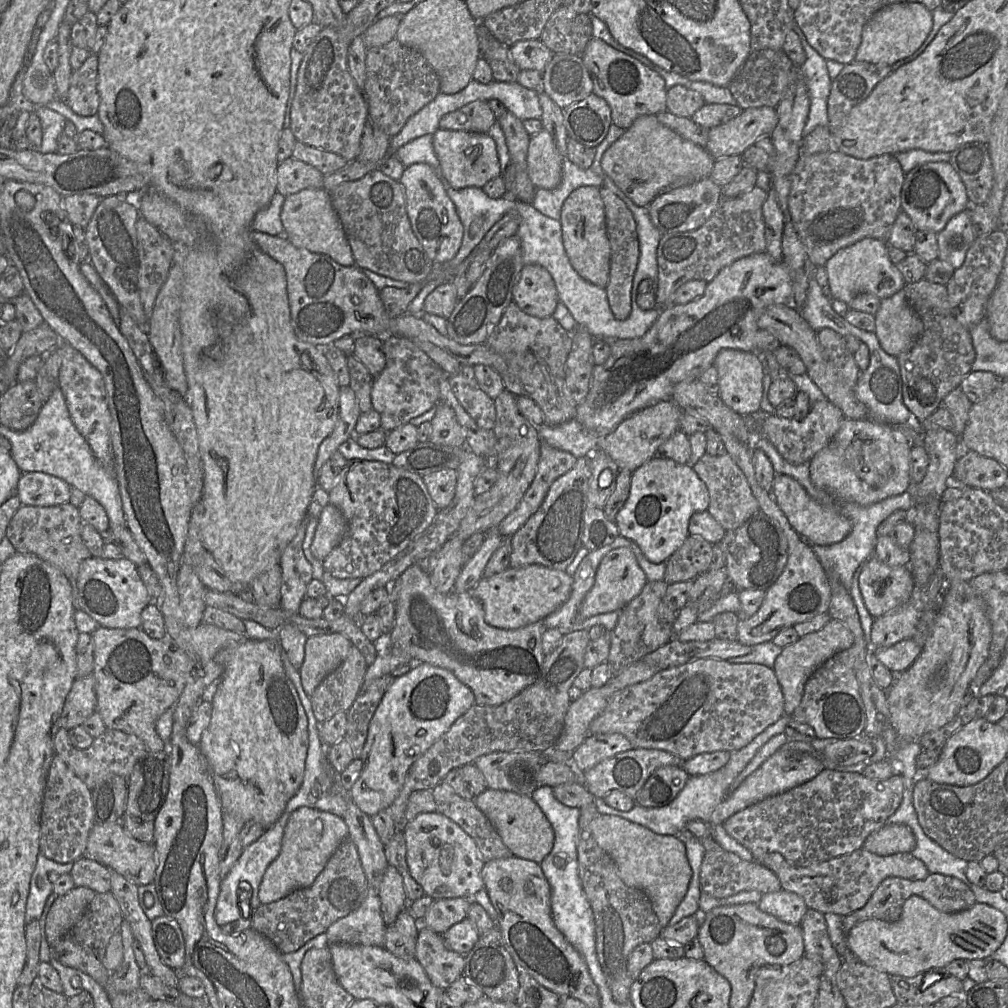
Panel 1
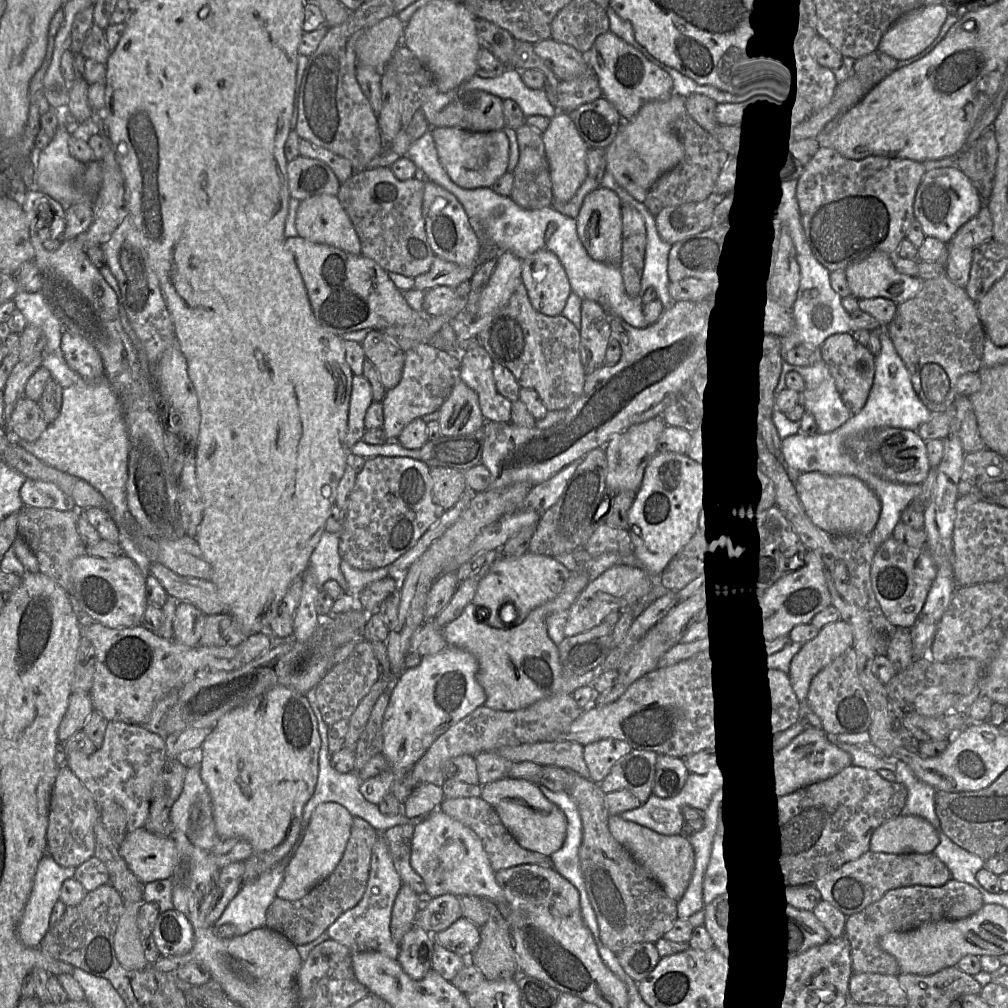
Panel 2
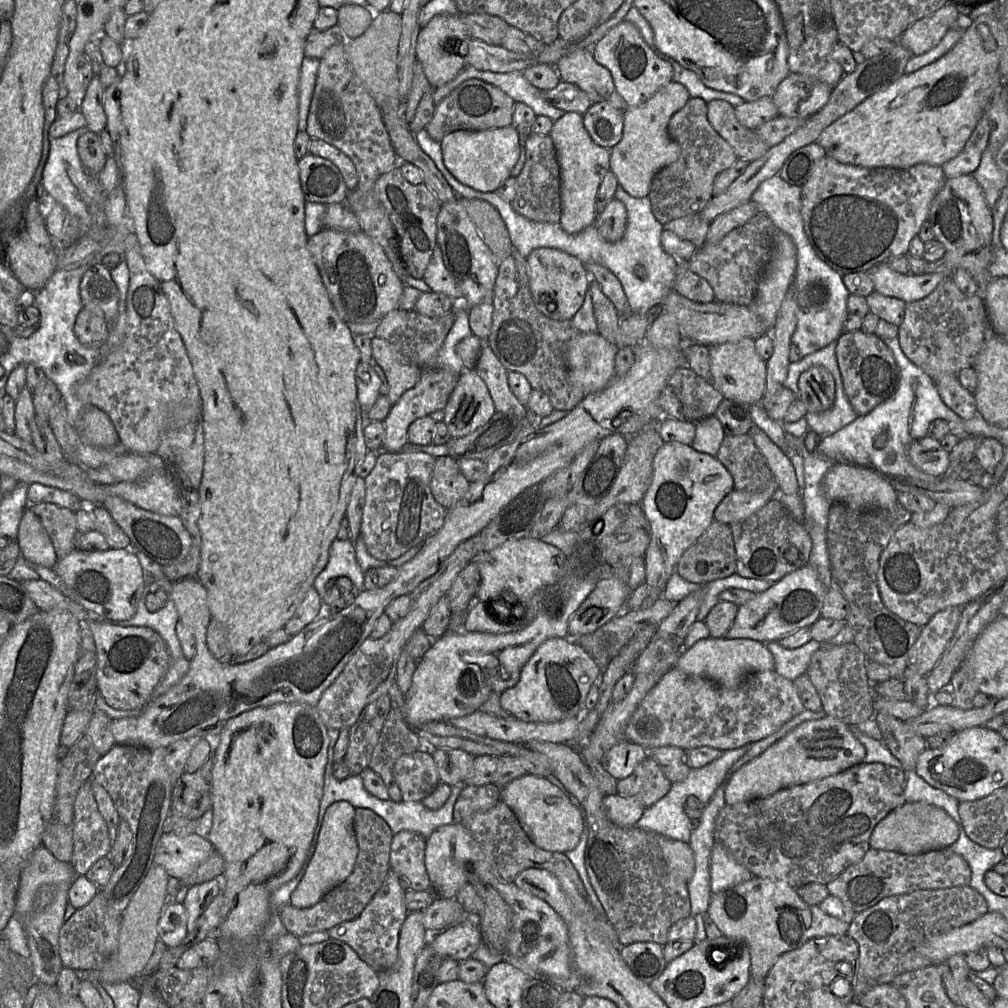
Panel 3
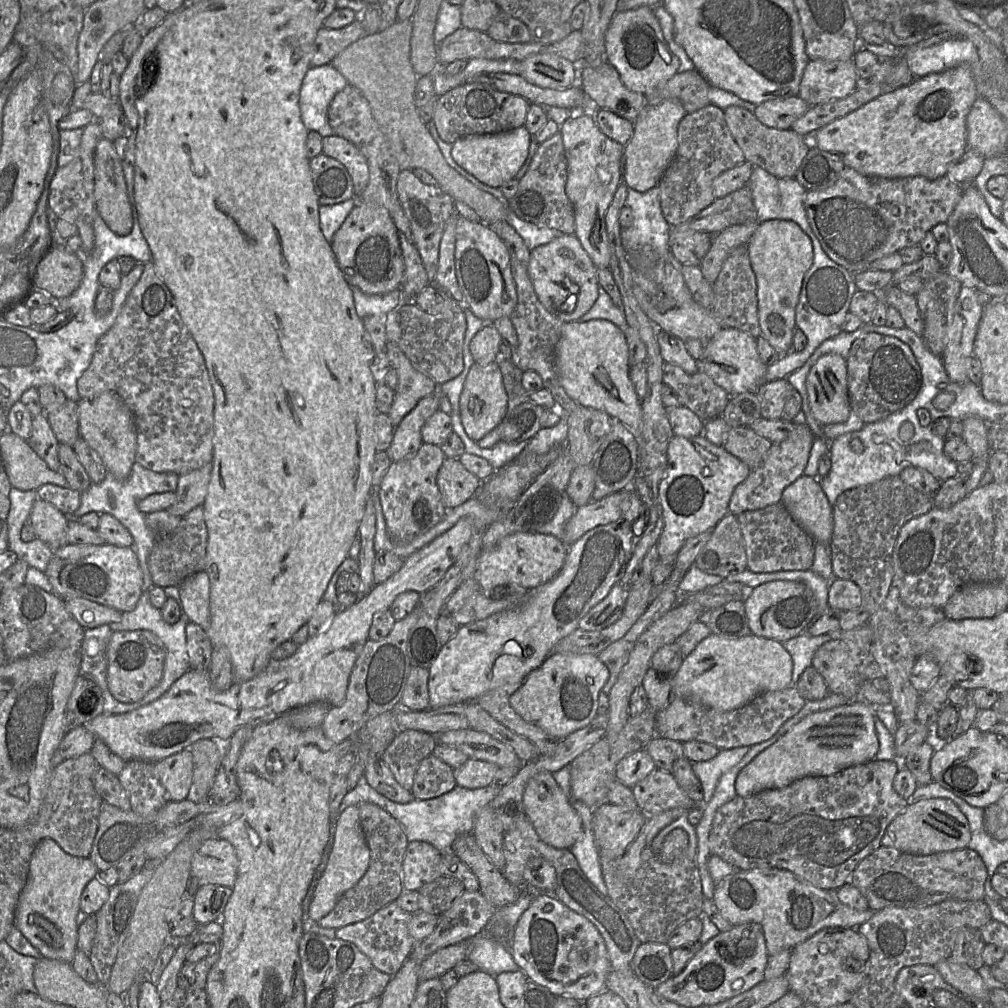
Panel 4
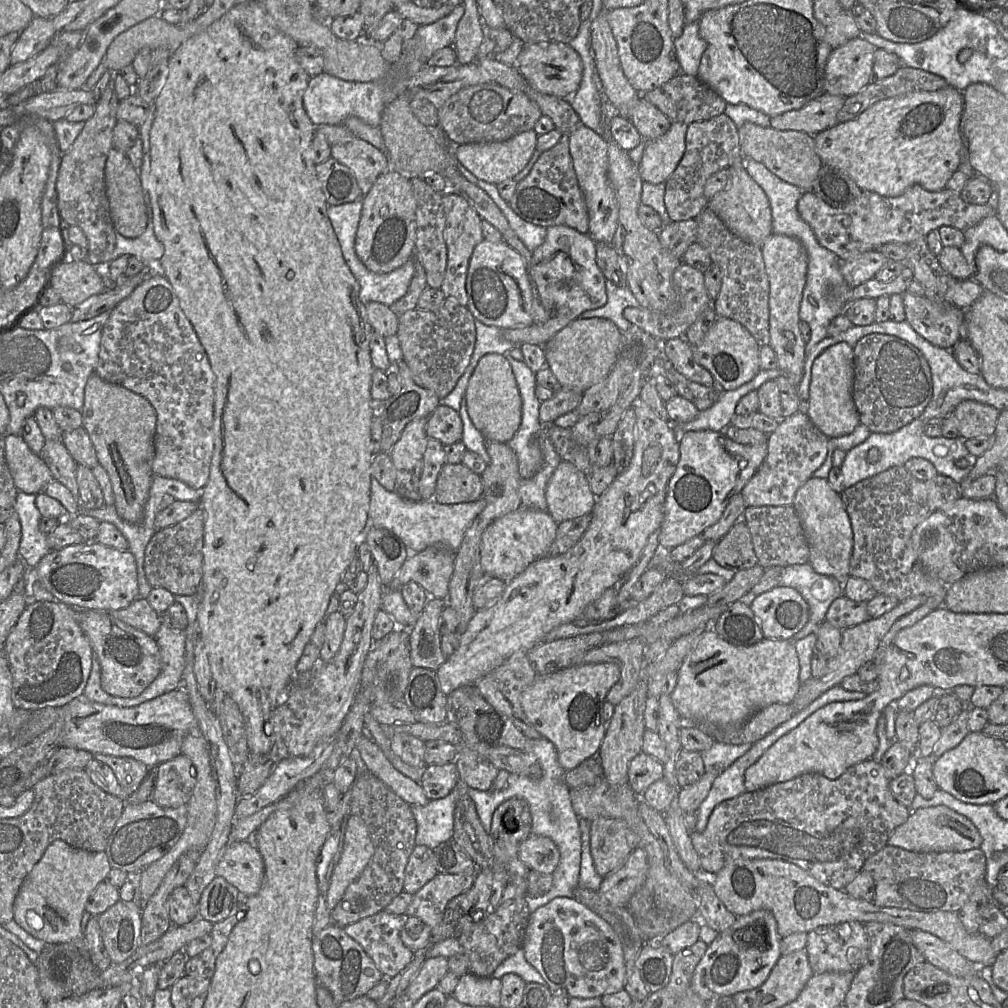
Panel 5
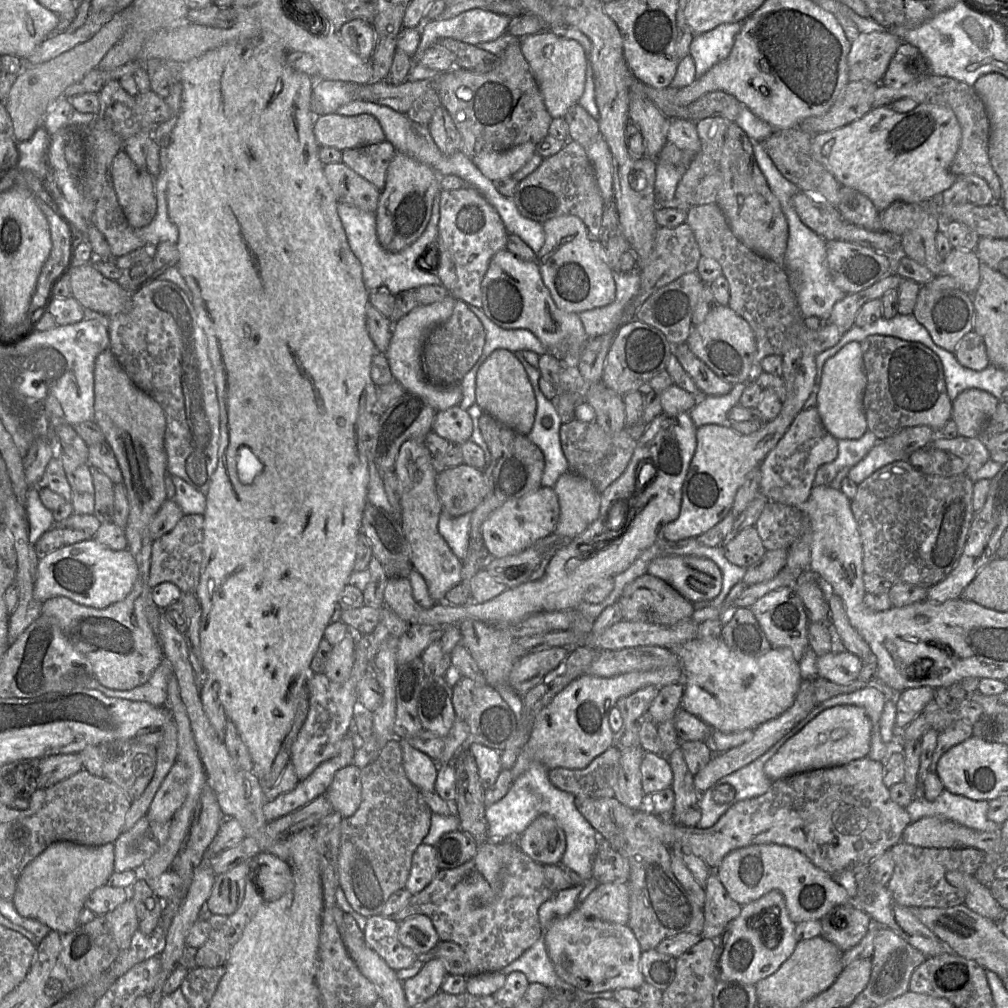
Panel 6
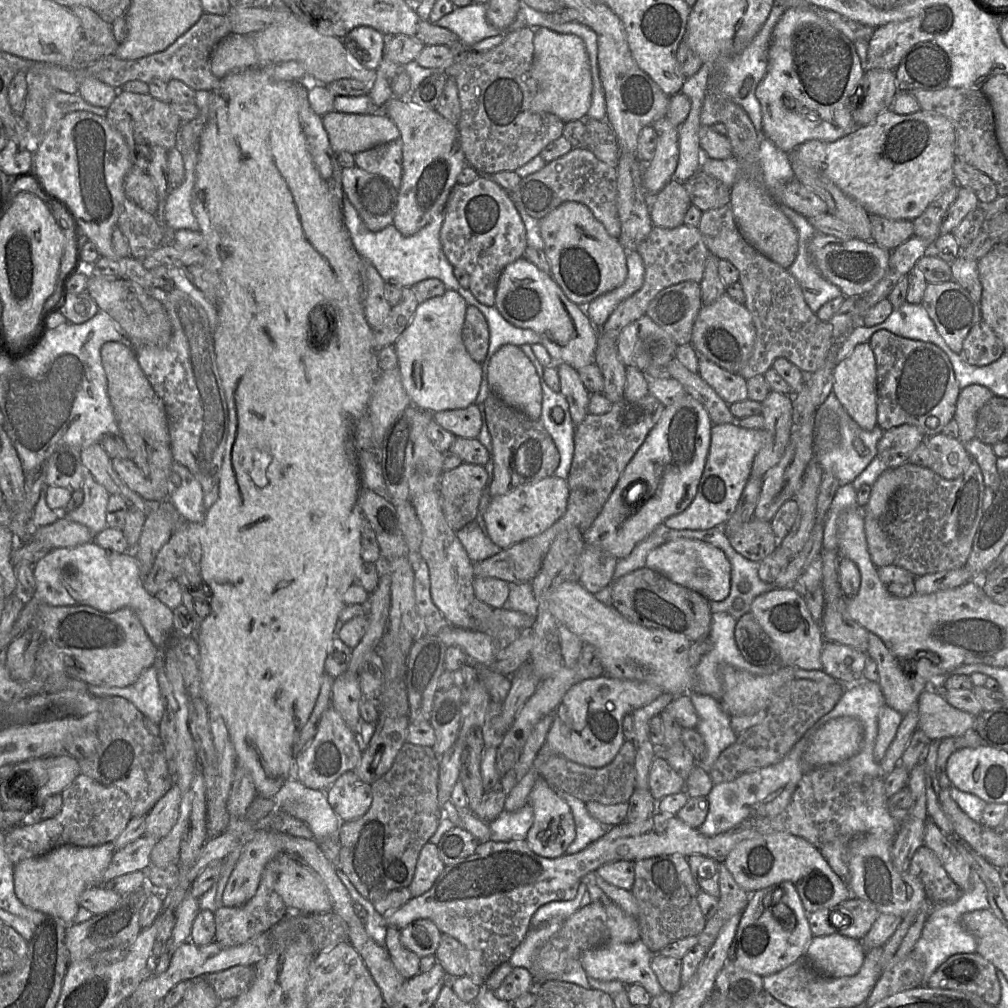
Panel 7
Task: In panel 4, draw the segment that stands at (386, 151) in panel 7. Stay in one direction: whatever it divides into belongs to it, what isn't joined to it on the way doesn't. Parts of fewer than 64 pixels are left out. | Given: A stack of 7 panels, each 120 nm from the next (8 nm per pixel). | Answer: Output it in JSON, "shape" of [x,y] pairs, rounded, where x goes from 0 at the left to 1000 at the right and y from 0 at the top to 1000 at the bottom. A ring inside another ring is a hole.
{"shape":[[[333,135],[319,138],[319,153],[341,164],[350,182],[351,195],[357,194],[366,180],[366,168],[362,155],[347,140]]]}

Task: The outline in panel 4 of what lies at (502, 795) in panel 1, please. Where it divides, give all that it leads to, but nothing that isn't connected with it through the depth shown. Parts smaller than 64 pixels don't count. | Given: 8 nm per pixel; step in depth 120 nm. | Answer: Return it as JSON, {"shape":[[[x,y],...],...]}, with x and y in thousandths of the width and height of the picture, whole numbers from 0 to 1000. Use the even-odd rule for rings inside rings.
{"shape":[[[534,766],[525,772],[519,786],[519,799],[522,811],[540,836],[553,842],[564,842],[575,831],[575,810],[555,782],[547,766]]]}

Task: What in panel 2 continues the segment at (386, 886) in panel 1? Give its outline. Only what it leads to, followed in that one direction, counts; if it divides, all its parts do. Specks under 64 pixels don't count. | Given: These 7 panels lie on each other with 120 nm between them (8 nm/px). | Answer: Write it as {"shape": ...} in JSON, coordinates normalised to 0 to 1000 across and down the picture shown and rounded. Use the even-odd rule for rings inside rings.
{"shape":[[[400,876],[390,898],[387,916],[388,927],[394,938],[414,915],[417,906],[414,891],[409,881]]]}

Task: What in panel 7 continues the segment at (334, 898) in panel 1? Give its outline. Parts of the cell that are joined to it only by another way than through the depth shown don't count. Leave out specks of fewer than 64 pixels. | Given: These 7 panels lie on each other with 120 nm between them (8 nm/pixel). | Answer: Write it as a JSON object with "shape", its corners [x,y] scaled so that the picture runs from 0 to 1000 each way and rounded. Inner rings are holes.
{"shape":[[[402,736],[388,762],[368,778],[369,796],[366,804],[352,813],[338,816],[335,861],[344,868],[358,889],[368,896],[408,876],[416,846],[436,816],[435,773],[436,752],[430,742]]]}

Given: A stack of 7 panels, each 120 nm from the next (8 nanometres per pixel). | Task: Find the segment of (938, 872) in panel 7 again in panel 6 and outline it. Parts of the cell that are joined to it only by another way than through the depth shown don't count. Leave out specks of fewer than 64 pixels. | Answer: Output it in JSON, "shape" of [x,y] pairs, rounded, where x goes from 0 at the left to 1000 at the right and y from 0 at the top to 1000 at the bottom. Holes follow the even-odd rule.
{"shape":[[[897,835],[889,836],[883,844],[888,859],[880,881],[892,898],[913,901],[956,898],[956,885],[940,876],[938,866],[950,863],[966,868],[976,850],[976,846],[968,841],[917,841]]]}

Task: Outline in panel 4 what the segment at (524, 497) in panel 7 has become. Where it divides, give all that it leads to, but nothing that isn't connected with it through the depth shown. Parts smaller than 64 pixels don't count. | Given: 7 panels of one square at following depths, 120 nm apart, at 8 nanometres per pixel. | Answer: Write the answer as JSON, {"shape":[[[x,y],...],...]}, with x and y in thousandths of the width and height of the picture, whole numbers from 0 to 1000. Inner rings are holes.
{"shape":[[[532,527],[504,531],[475,551],[471,565],[475,585],[488,594],[495,594],[488,587],[496,580],[510,579],[523,585],[534,582],[553,570],[560,560],[562,546],[563,541],[549,531]]]}

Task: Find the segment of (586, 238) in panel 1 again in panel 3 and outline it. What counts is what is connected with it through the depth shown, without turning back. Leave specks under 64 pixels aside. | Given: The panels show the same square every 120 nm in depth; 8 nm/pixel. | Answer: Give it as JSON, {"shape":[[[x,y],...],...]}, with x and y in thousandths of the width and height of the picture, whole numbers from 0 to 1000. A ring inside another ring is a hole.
{"shape":[[[611,195],[605,198],[593,211],[589,224],[599,238],[606,241],[614,239],[622,224],[622,208],[619,201]]]}

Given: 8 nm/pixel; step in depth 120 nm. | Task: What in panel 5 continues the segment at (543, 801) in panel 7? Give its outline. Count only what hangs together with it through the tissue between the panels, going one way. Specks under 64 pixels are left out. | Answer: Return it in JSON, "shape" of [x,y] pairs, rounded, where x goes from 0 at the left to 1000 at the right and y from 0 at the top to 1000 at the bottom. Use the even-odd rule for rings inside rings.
{"shape":[[[525,828],[515,841],[515,852],[527,863],[536,867],[548,867],[556,853],[556,845],[548,832]]]}

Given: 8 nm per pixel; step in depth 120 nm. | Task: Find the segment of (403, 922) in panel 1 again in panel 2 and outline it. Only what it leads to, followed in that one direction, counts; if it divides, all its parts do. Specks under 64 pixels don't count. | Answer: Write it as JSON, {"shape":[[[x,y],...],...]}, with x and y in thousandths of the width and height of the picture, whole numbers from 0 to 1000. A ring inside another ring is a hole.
{"shape":[[[414,915],[396,935],[395,954],[410,971],[418,972],[429,962],[431,928],[425,926]]]}

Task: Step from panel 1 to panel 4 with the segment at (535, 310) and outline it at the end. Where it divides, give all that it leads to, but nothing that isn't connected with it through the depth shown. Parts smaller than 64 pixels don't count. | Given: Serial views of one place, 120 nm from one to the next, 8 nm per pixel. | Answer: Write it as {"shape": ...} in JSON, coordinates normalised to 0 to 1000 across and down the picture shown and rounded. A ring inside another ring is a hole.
{"shape":[[[557,232],[526,250],[525,276],[535,299],[543,309],[560,320],[573,318],[594,294],[592,266],[569,232]]]}

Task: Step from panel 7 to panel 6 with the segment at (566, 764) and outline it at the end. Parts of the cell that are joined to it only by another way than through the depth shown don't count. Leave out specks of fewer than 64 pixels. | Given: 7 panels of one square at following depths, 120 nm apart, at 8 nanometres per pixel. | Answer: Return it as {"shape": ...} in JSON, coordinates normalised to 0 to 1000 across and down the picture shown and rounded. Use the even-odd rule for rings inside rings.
{"shape":[[[607,740],[592,750],[581,762],[546,763],[545,775],[553,783],[570,791],[609,792],[615,751],[615,745]]]}

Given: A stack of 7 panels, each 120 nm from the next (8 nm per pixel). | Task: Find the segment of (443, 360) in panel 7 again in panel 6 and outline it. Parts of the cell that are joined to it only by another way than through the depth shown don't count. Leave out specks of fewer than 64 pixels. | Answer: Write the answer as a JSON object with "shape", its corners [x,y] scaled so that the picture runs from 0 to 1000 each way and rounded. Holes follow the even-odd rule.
{"shape":[[[444,291],[436,300],[426,303],[415,302],[389,323],[386,344],[382,349],[391,377],[394,377],[403,388],[422,396],[434,409],[455,402],[459,394],[458,385],[455,380],[436,383],[425,378],[420,369],[419,349],[425,331],[448,313],[452,298]]]}

